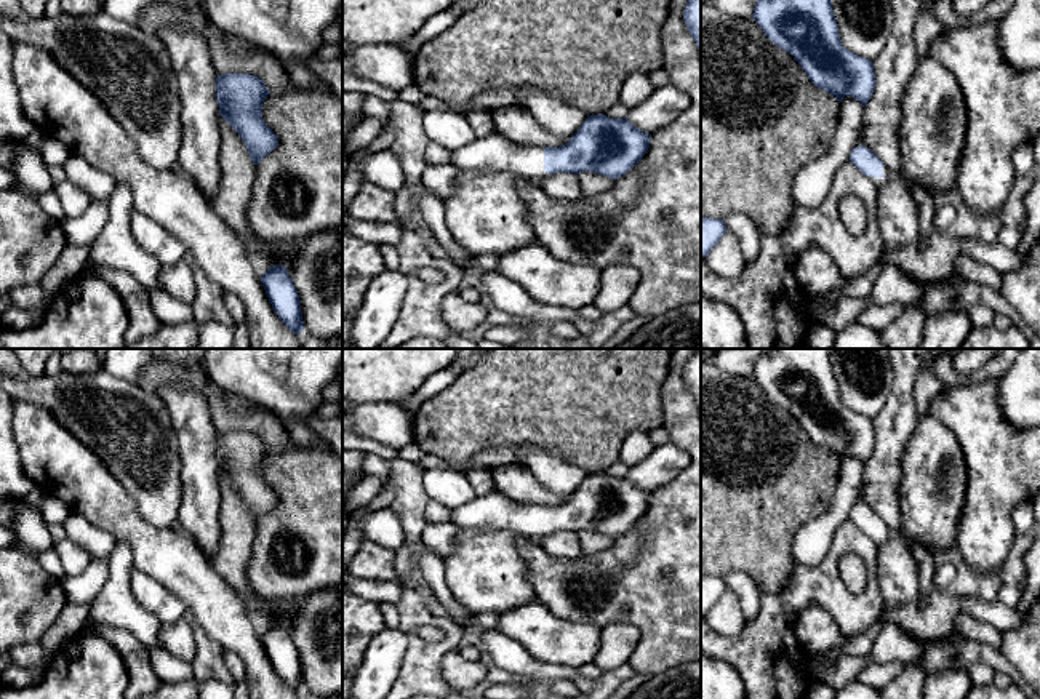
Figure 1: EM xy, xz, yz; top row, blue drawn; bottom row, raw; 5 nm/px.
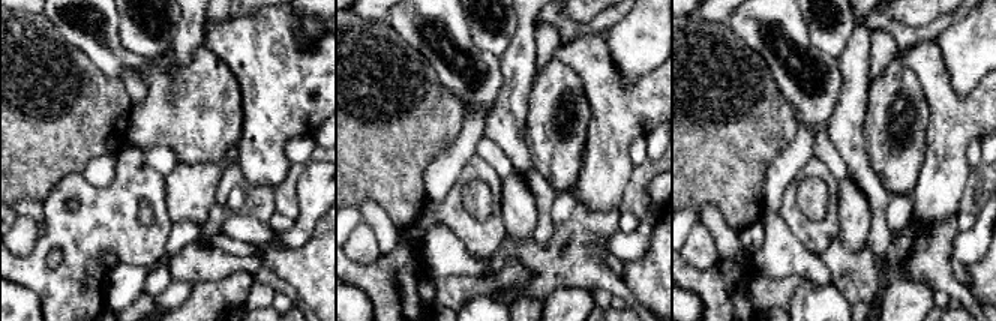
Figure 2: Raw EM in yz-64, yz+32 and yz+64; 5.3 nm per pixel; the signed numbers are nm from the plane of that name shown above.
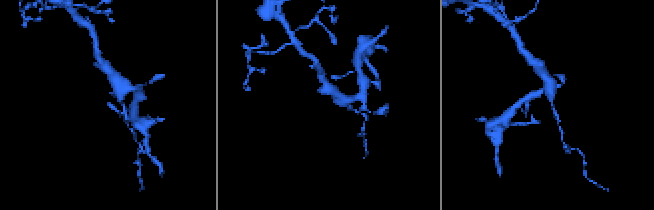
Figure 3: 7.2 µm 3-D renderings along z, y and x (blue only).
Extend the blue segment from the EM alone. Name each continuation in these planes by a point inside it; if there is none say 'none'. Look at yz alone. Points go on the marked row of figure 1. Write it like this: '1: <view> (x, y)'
1: yz (877, 181)

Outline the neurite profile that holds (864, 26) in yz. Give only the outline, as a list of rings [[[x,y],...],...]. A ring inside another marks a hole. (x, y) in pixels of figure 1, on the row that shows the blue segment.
[[[830,0],[843,46],[869,61],[885,48],[893,29],[890,0]]]

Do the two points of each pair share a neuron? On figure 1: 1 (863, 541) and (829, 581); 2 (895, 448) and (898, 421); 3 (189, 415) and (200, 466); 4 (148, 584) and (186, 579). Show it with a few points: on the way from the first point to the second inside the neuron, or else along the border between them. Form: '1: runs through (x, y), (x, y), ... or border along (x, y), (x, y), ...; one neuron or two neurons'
1: runs through (850, 541), (831, 560), (829, 568); one neuron
2: runs through (895, 442), (896, 427); one neuron
3: runs through (194, 427), (197, 453); one neuron
4: border along (135, 567), (157, 579), (188, 608); two neurons

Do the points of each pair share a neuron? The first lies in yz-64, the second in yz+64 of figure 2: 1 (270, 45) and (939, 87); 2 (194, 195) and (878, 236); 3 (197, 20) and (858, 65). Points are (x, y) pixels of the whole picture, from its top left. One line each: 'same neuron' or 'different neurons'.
1: same neuron
2: different neurons
3: same neuron

